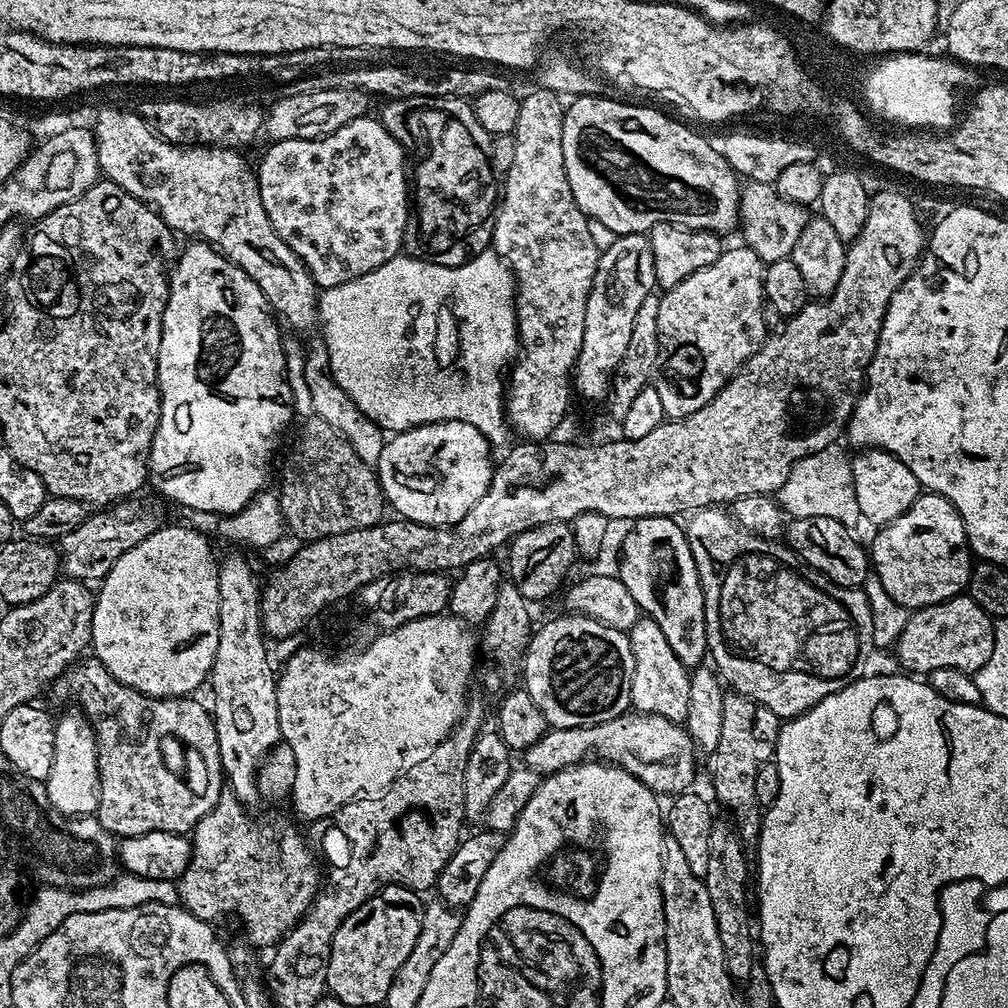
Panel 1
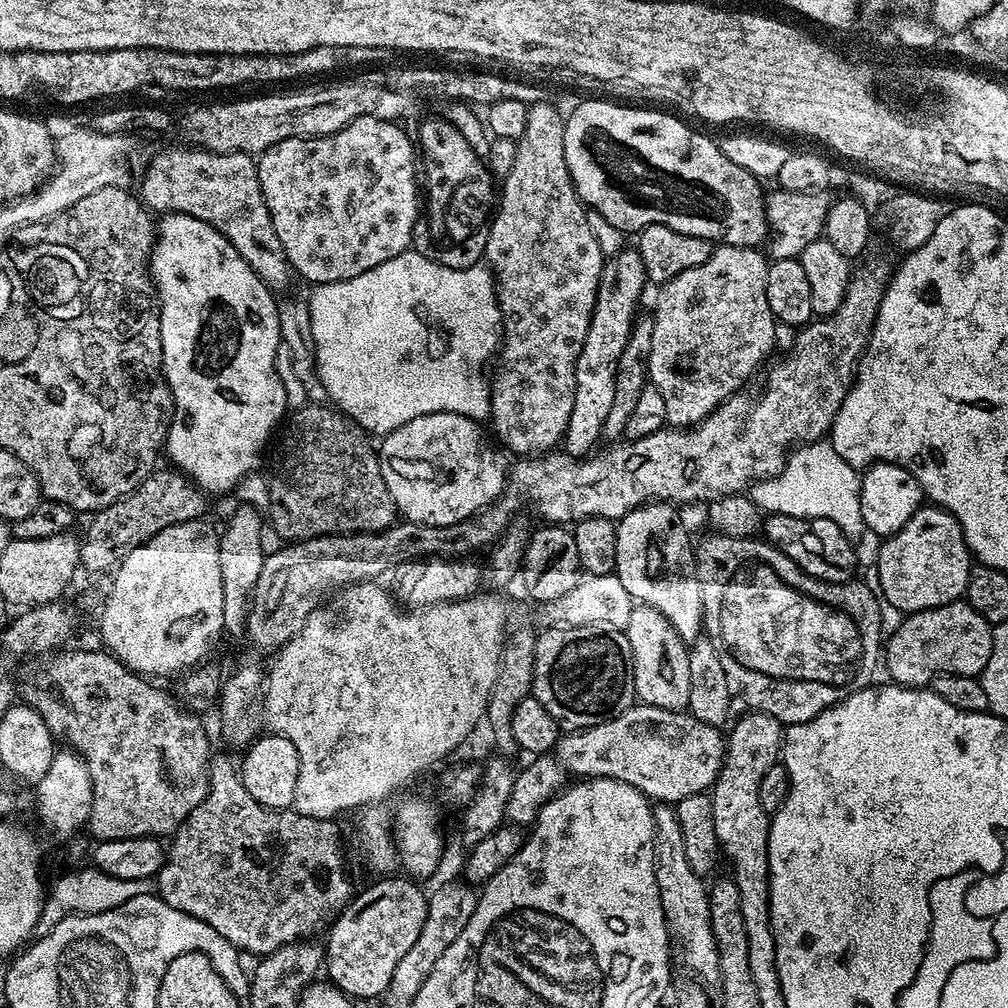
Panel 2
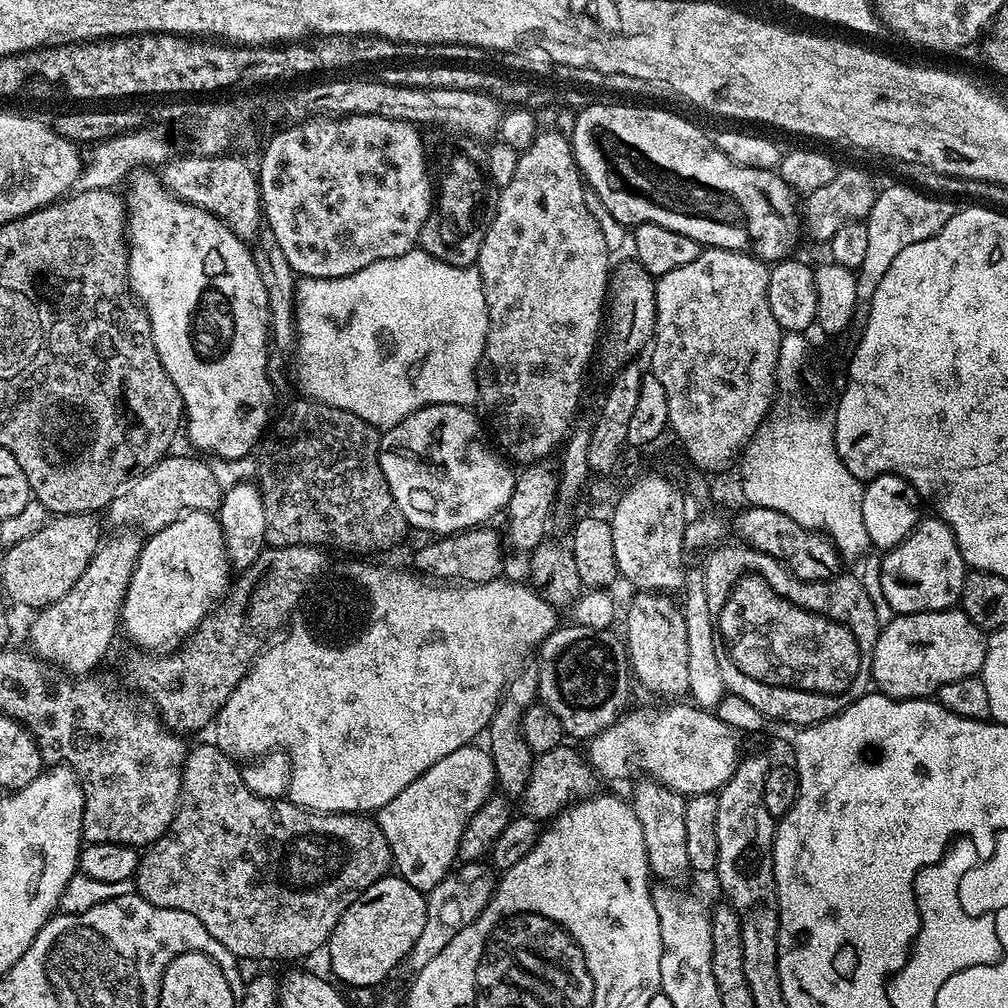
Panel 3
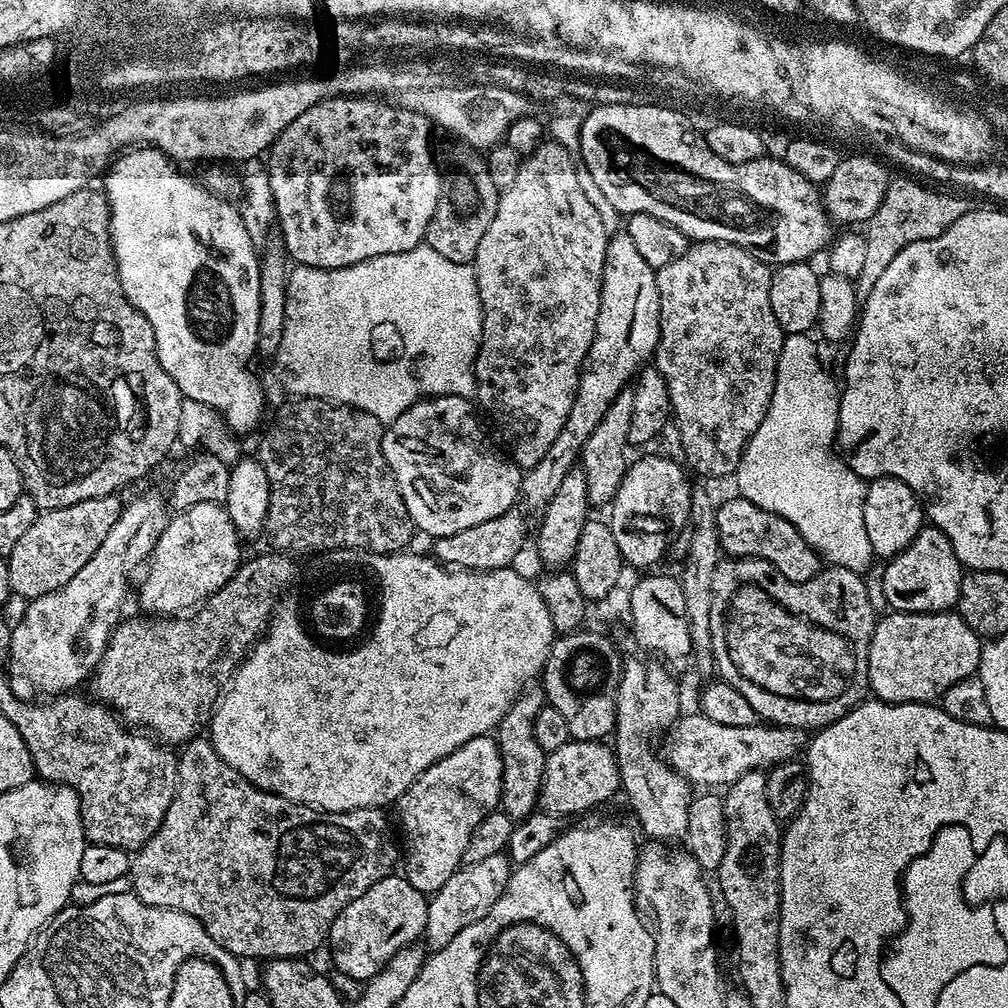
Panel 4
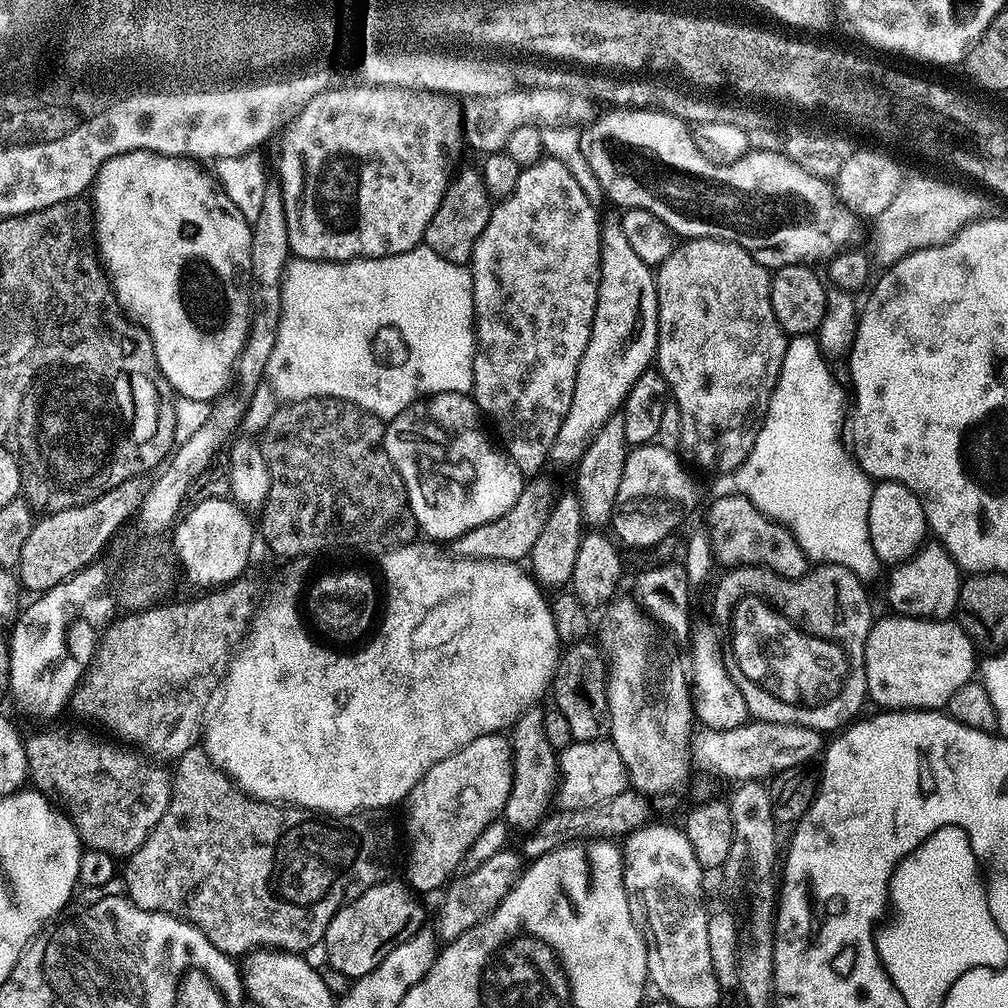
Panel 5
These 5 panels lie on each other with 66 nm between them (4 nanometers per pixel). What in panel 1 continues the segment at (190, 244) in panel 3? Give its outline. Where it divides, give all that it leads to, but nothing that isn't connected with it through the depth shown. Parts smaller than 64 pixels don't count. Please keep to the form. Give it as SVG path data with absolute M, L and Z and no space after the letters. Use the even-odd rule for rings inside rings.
M192 242L192 245L181 254L180 261L174 266L171 265L168 301L164 311L164 333L160 339L156 371L156 382L160 385L160 421L148 455L148 480L166 499L173 500L192 512L213 512L213 517L219 518L242 511L257 494L265 491L267 484L264 483L268 480L268 467L272 464L276 443L279 442L280 435L287 430L292 416L294 417L292 387L288 385L288 364L284 361L285 341L280 340L279 326L281 327L262 290L258 290L256 283L242 269L227 260L211 244Z

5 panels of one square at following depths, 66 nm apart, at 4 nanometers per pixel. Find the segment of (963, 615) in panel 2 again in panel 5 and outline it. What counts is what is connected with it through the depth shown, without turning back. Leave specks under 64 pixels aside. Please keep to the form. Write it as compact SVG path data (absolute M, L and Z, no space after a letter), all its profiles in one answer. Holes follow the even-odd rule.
M888 614L885 620L877 619L868 632L864 643L864 669L866 670L866 686L868 687L867 699L872 700L880 710L940 710L948 706L954 696L973 679L978 668L978 649L972 639L964 633L959 623L947 620L919 620L917 616L901 616L899 614Z

